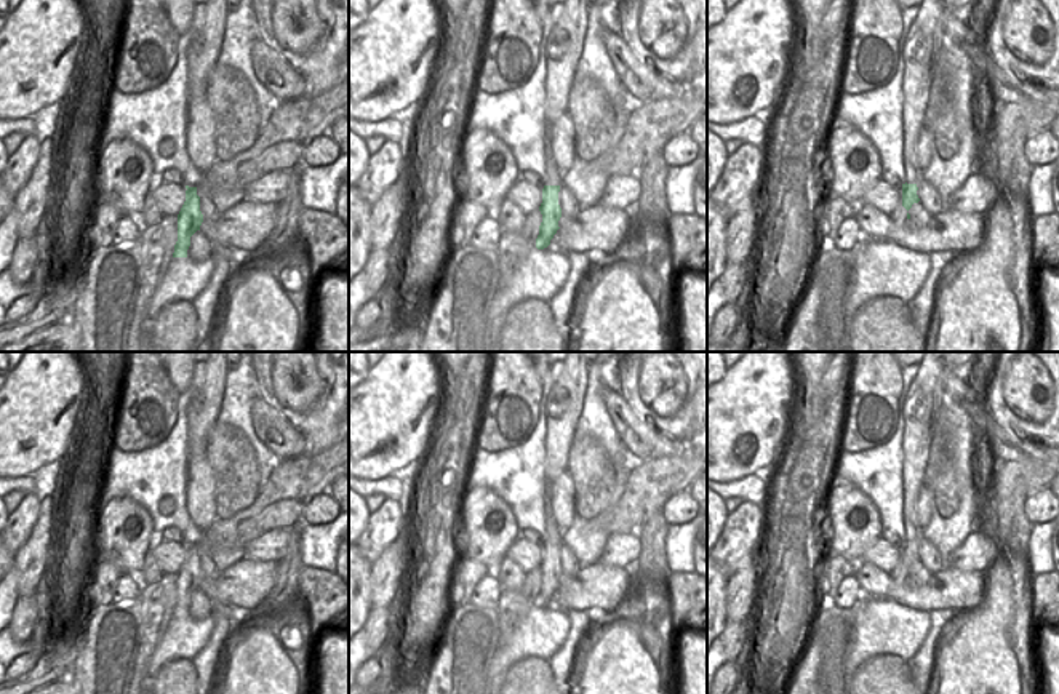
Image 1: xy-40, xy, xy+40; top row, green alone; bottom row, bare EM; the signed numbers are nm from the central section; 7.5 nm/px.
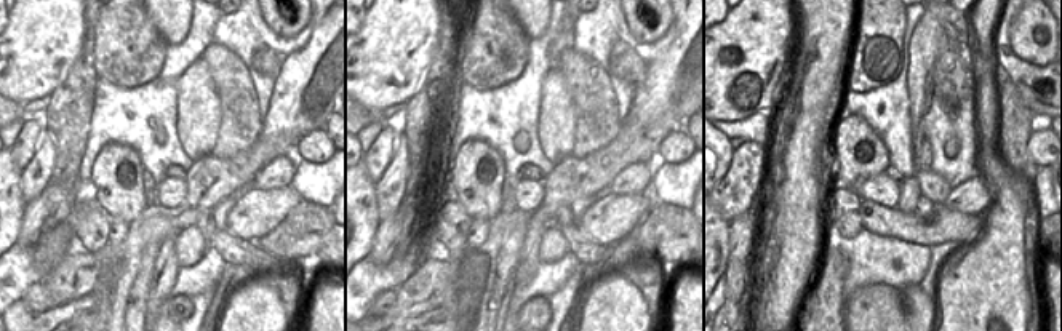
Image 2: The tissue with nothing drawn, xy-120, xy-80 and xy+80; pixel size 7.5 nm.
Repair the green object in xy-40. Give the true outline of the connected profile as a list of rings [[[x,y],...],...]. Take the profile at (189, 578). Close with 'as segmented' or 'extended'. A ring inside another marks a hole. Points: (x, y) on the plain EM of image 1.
[[[186,544],[186,547],[186,560],[178,572],[178,600],[174,603],[173,616],[187,616],[190,595],[200,588],[203,580],[197,545]]]; as segmented

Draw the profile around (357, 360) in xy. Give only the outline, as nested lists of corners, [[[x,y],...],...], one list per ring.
[[[349,352],[349,392],[358,385],[368,374],[365,352]]]

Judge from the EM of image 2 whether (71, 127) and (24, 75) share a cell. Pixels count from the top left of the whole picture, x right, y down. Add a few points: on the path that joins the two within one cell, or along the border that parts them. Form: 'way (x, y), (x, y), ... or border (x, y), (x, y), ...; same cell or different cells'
border (72, 64), (66, 77), (50, 95); different cells

